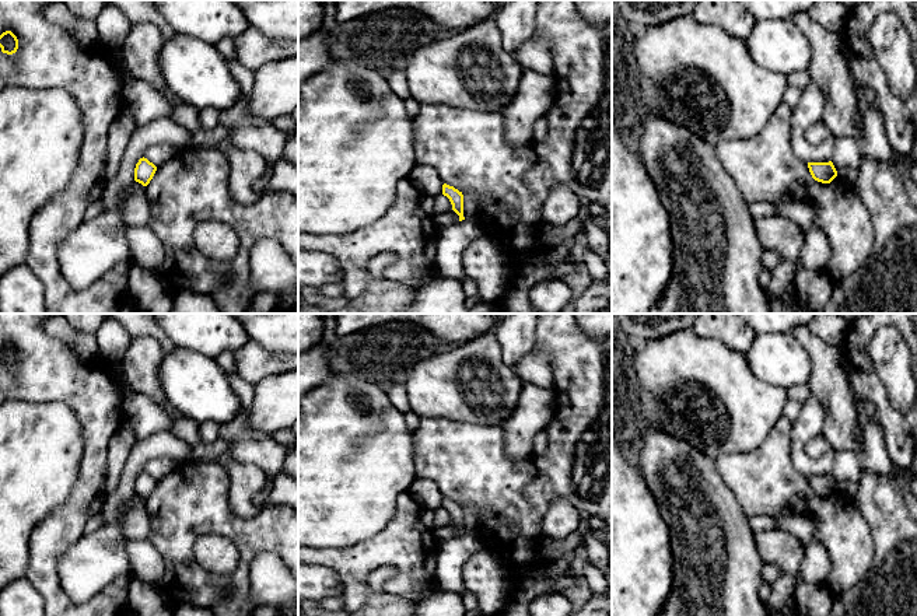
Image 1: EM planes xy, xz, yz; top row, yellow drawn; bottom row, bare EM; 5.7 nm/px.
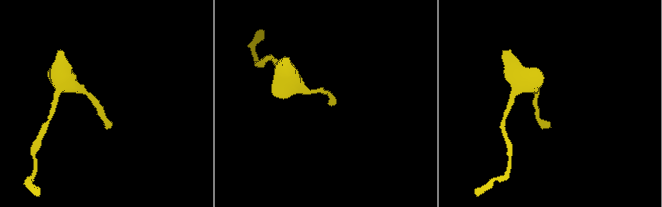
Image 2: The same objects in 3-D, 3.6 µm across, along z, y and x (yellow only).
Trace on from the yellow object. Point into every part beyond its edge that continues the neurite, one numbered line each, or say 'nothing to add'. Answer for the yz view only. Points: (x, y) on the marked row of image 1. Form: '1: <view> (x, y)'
nothing to add

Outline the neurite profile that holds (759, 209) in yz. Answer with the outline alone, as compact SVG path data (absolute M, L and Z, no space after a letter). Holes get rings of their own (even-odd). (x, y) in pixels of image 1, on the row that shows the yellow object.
M755 202L749 204L750 216L753 218L777 216L776 204L773 202Z

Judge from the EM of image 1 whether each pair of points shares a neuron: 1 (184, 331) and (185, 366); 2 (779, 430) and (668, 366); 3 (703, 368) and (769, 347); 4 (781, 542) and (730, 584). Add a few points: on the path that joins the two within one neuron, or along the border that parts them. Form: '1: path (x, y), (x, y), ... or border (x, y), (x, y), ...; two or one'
1: border (175, 346), (192, 349), (214, 360); two
2: border (781, 415), (766, 440), (752, 451); two
3: border (744, 354), (751, 371), (763, 382); two
4: border (752, 532), (756, 550), (763, 562); two

